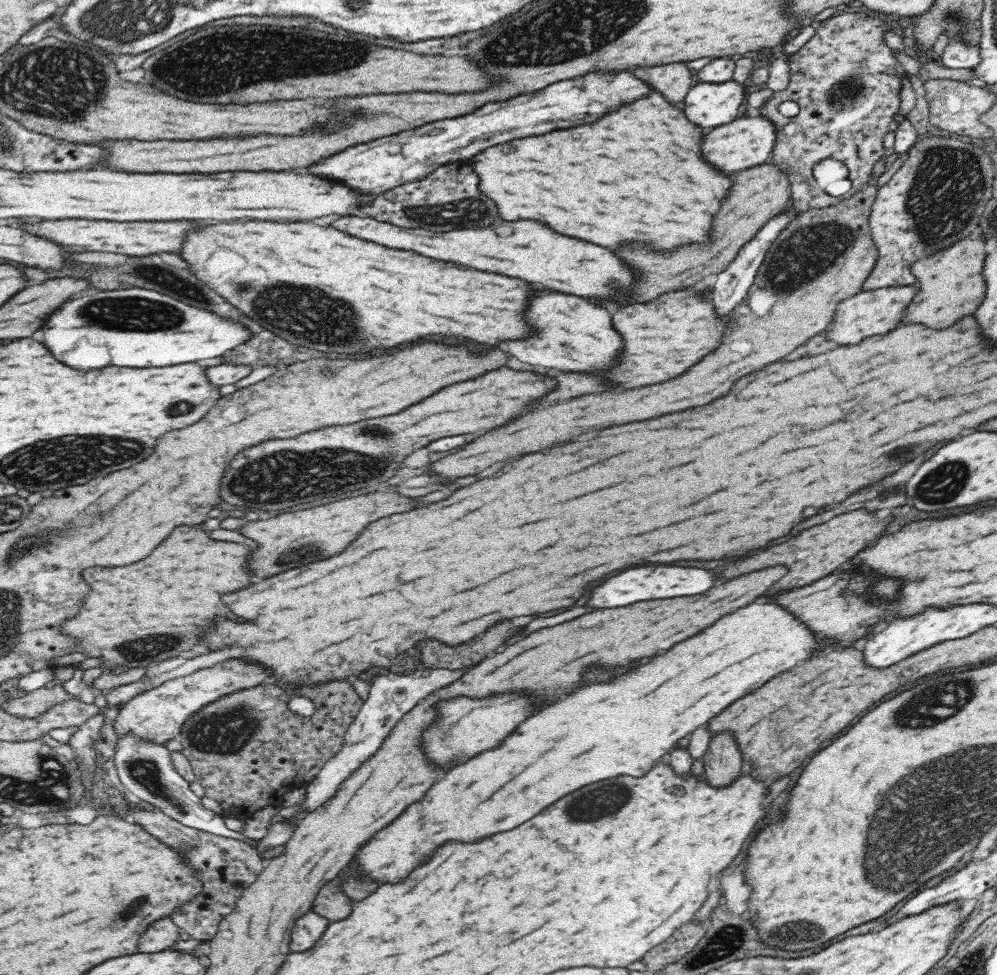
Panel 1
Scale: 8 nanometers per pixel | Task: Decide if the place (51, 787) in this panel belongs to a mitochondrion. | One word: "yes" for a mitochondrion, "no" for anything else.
yes

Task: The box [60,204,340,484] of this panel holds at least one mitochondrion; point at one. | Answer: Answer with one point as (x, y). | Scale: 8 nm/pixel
(124, 312)

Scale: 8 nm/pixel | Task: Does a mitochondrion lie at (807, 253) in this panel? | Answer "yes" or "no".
yes

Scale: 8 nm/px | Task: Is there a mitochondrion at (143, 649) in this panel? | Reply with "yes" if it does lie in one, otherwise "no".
yes

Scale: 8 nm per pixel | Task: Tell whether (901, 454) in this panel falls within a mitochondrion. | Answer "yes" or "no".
yes

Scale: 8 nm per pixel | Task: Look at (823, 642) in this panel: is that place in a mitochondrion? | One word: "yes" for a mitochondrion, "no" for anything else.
no

